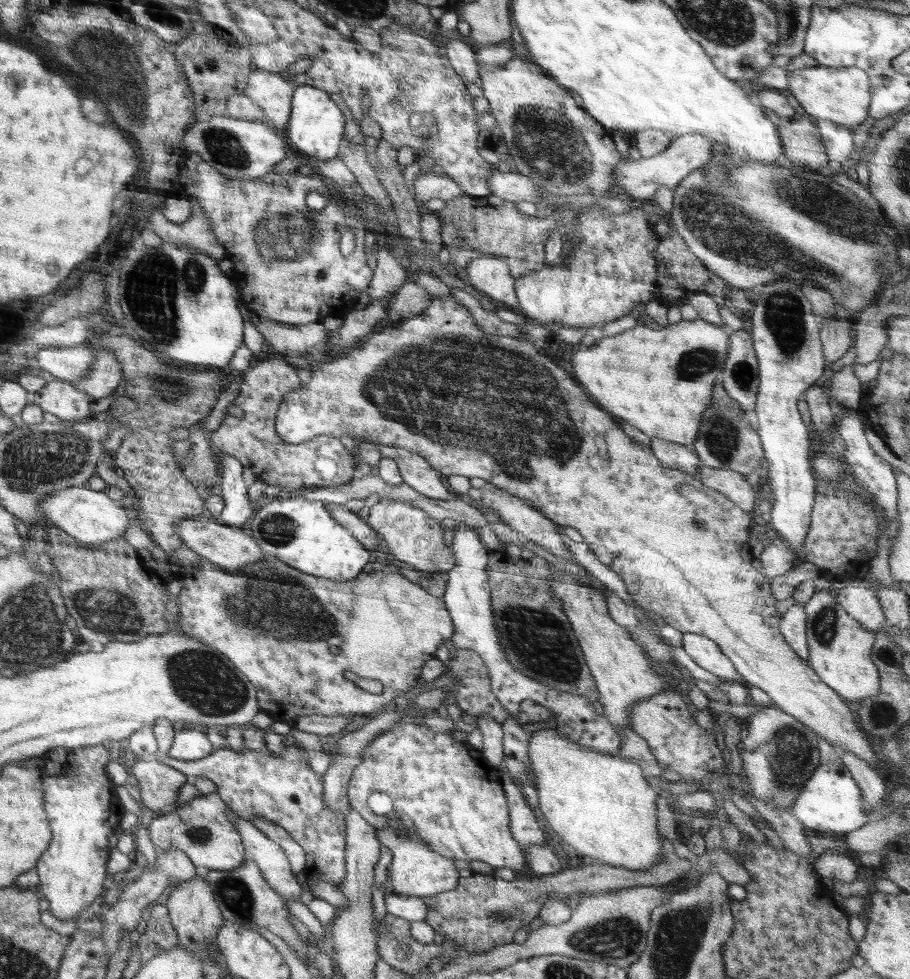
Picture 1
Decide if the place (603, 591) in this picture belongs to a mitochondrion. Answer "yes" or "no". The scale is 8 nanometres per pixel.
no

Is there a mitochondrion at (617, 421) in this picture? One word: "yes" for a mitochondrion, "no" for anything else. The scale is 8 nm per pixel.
no

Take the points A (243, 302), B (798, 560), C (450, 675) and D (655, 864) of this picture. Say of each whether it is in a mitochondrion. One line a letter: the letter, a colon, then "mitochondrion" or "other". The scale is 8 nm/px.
A: other
B: other
C: other
D: other

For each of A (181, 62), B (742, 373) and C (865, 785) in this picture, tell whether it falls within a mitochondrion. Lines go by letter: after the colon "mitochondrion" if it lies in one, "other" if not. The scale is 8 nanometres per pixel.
A: other
B: mitochondrion
C: other

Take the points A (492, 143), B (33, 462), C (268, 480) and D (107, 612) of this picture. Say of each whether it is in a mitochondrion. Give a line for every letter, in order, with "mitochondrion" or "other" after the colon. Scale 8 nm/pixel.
A: mitochondrion
B: mitochondrion
C: other
D: mitochondrion

